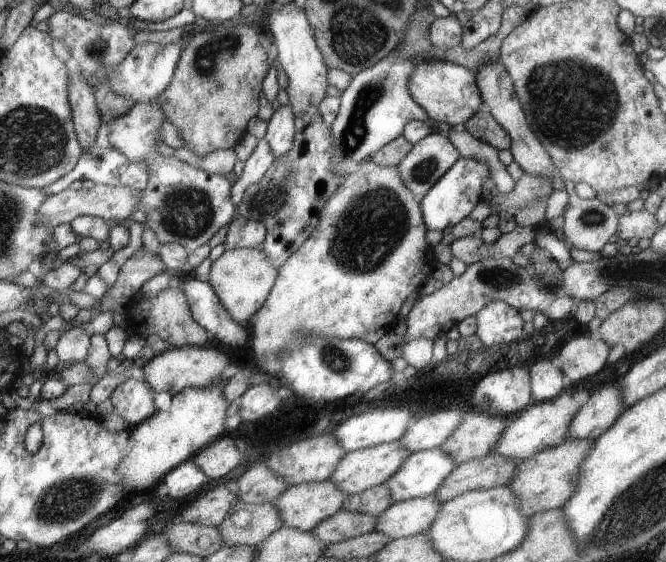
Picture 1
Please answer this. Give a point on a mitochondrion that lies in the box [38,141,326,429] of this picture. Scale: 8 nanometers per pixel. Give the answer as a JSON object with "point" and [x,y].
{"point":[185,212]}

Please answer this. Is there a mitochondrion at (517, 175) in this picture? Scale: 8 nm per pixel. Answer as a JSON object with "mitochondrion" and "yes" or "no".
{"mitochondrion":"no"}

